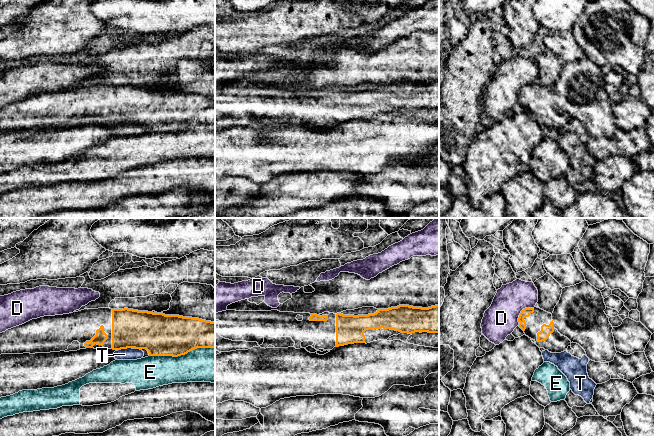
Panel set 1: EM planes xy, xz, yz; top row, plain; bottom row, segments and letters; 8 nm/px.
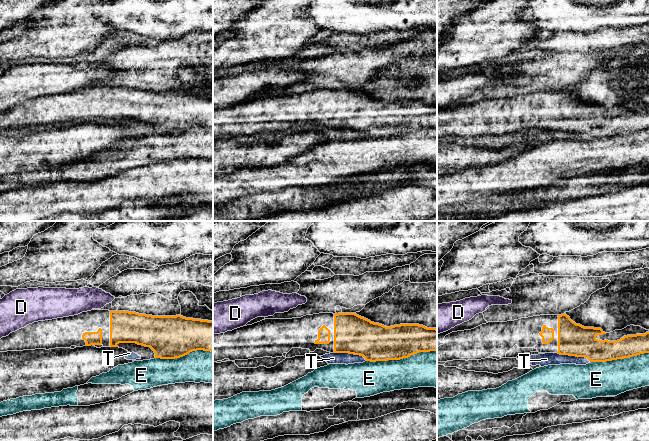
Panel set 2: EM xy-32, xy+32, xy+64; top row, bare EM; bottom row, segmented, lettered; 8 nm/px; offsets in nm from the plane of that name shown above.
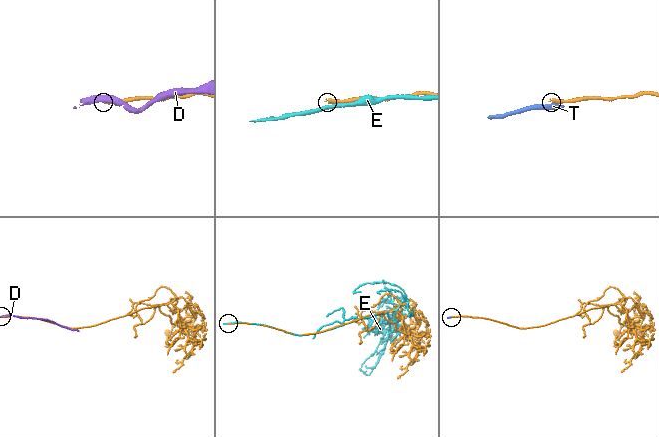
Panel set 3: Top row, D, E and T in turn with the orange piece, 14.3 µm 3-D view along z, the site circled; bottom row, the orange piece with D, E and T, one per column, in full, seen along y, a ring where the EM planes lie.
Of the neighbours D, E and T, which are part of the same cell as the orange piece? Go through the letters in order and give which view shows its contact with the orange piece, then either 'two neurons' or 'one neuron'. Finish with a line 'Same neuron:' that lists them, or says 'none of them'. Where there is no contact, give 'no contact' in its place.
D: contact in yz; two neurons
E: contact in xy; two neurons
T: contact in xy; two neurons
Same neuron: none of them

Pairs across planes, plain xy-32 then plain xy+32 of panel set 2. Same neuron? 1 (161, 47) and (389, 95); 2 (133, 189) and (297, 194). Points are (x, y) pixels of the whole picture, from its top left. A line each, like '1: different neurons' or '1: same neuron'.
1: different neurons
2: same neuron

